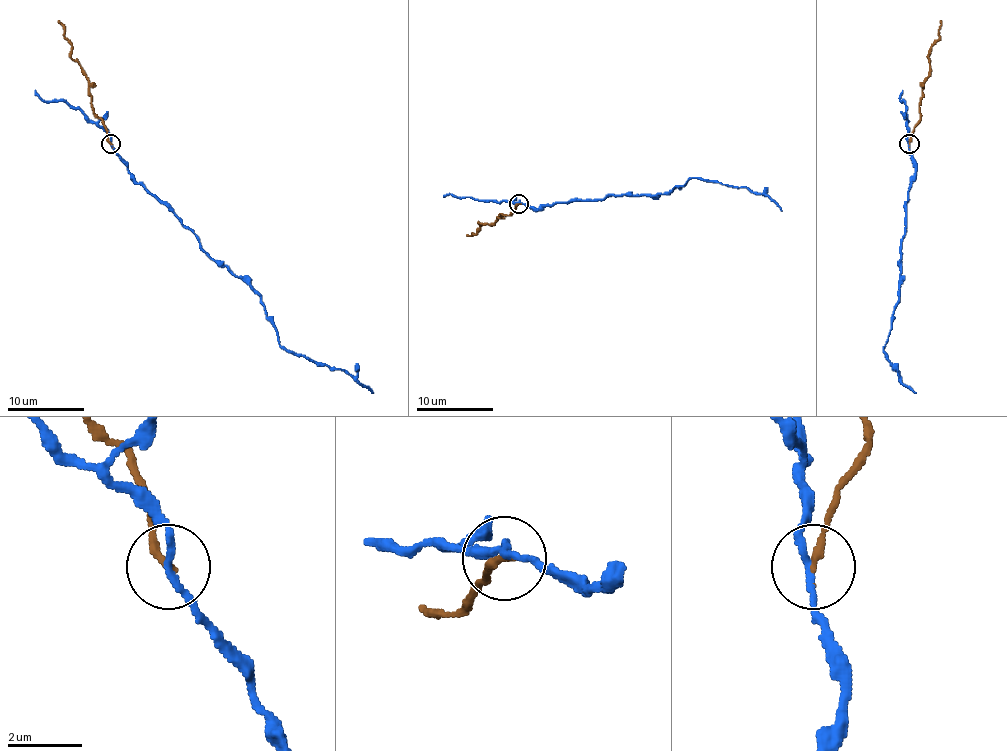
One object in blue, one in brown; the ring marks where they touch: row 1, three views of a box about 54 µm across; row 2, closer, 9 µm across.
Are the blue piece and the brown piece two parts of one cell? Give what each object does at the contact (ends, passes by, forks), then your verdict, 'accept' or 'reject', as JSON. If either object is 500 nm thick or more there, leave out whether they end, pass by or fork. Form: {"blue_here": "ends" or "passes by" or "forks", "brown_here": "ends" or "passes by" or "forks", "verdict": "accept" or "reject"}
{"blue_here": "passes by", "brown_here": "ends", "verdict": "reject"}

